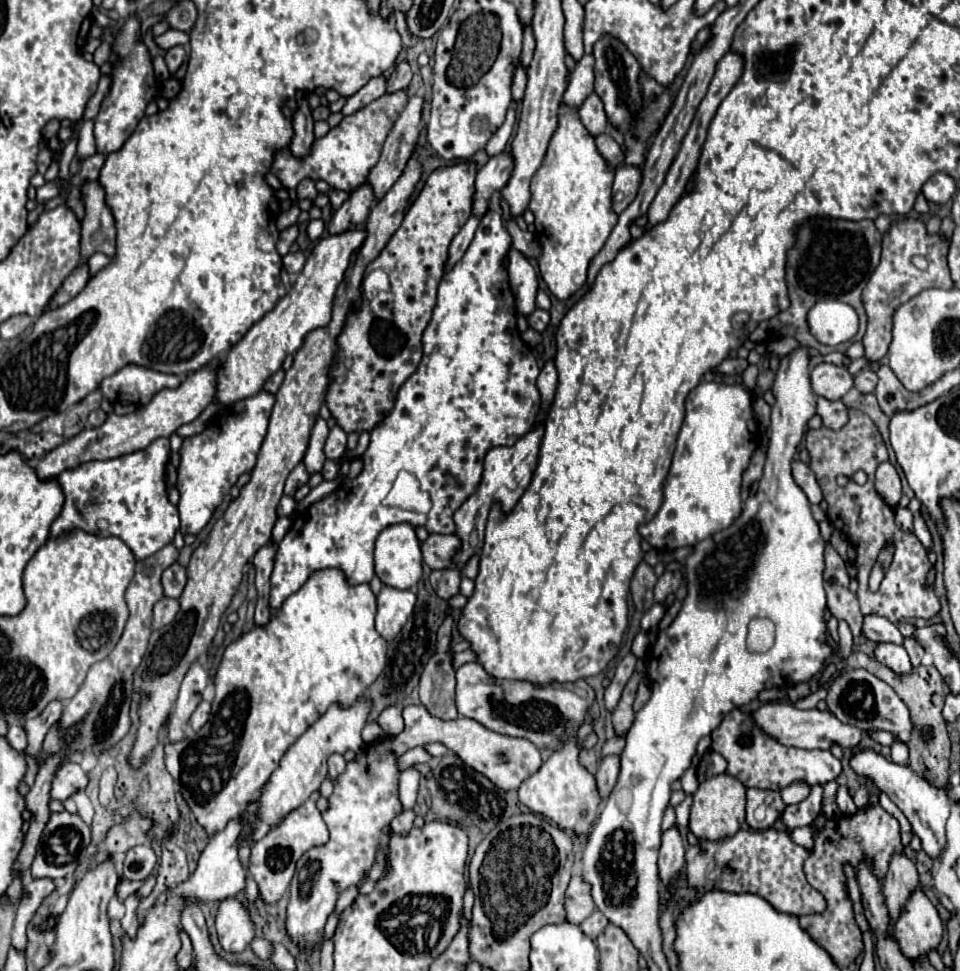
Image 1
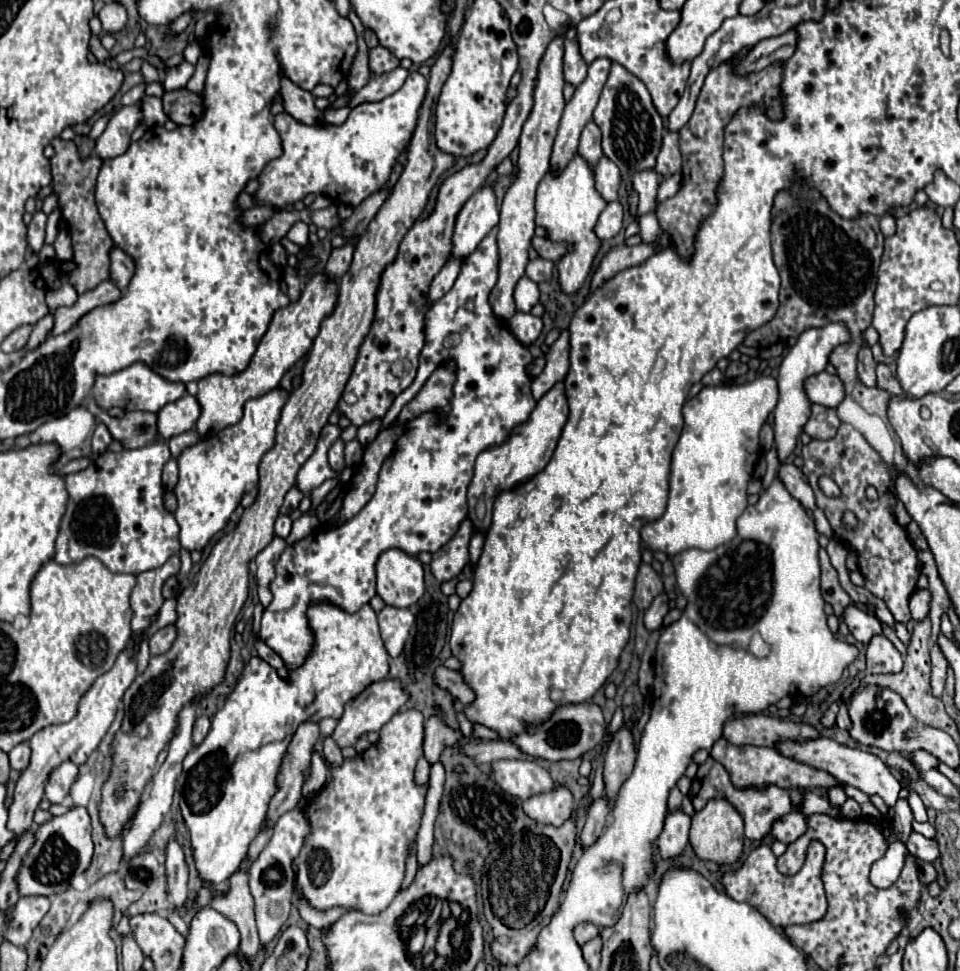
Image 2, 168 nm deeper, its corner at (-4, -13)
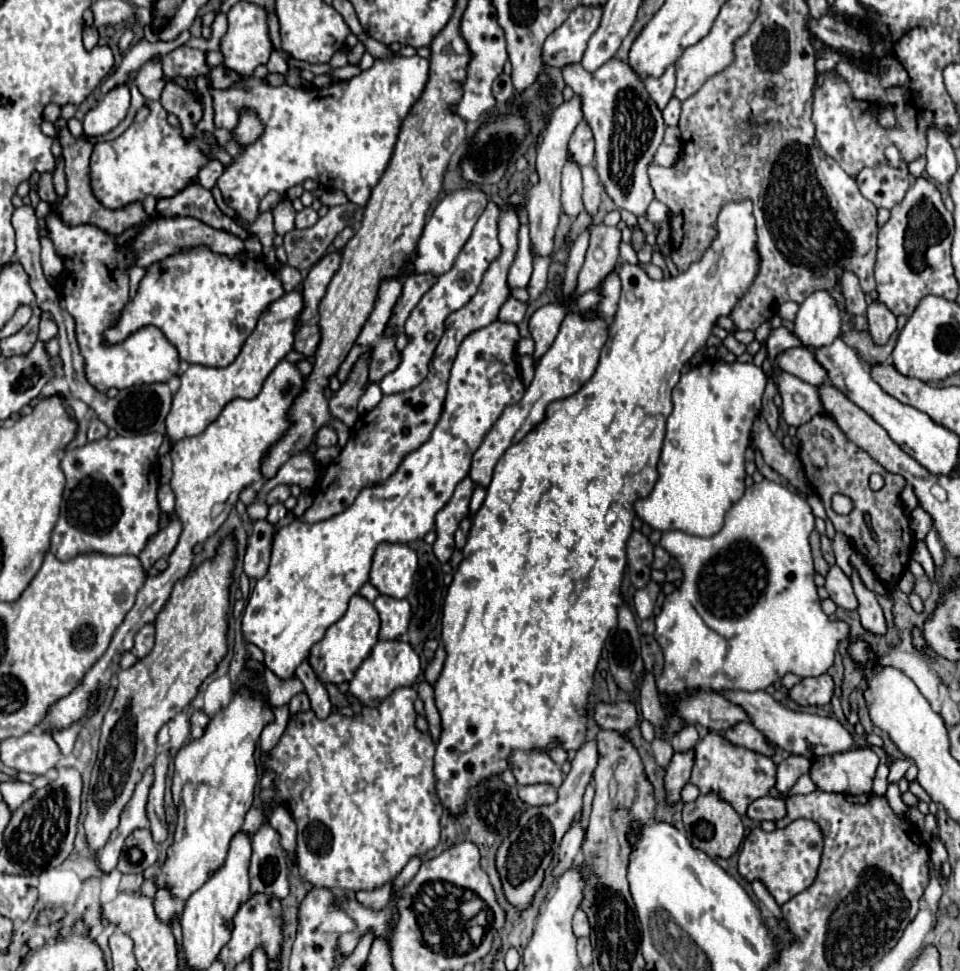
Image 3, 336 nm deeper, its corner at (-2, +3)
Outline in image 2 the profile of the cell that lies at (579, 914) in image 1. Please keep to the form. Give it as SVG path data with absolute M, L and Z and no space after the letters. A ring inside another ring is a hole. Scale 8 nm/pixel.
M580 924L576 930L574 930L574 936L576 936L576 942L582 946L586 942L590 942L592 938L598 936L598 928L594 924Z

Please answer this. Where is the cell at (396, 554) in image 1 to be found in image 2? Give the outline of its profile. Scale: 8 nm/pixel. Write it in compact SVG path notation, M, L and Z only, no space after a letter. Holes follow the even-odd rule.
M392 548L376 562L376 592L388 606L408 608L424 594L424 572L418 558Z

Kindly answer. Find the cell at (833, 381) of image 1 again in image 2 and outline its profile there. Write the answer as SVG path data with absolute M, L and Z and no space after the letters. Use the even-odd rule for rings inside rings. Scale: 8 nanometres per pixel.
M818 372L810 378L806 378L804 390L806 390L806 396L810 402L822 404L828 408L836 408L846 396L842 380L828 372Z

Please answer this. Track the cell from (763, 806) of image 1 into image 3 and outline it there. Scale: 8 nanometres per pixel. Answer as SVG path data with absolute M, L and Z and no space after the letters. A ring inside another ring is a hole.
M708 732L708 736L704 736L694 746L694 752L696 758L690 784L698 786L702 794L708 794L710 790L718 792L720 798L728 800L740 816L746 816L748 804L752 804L752 800L764 798L776 786L776 764L772 758L734 746L724 740L718 732Z

